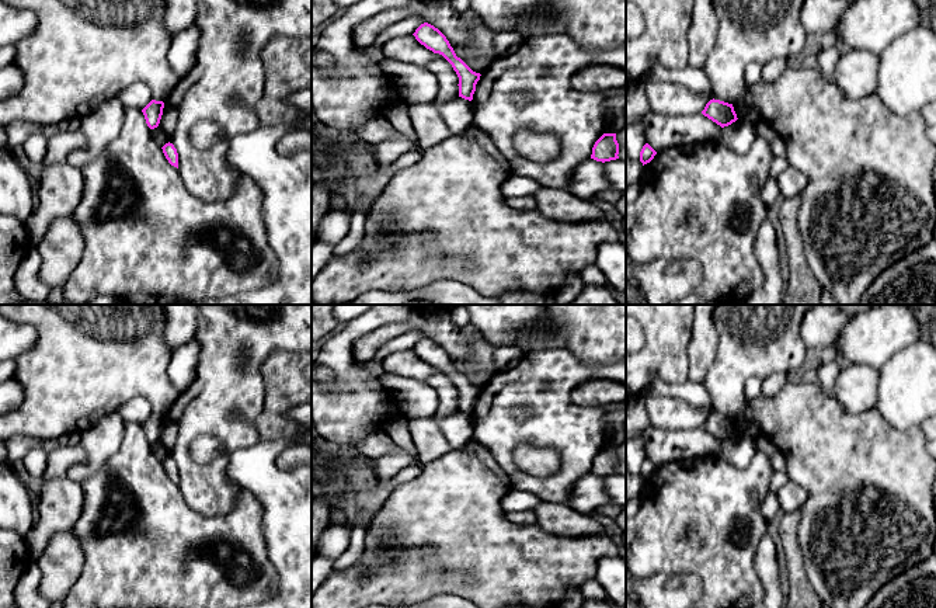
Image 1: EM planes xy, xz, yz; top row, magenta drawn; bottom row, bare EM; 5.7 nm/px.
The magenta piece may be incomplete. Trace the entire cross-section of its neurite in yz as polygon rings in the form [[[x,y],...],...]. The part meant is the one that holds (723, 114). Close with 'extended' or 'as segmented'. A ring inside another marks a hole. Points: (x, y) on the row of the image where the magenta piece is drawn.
[[[714,98],[706,104],[702,114],[717,125],[720,125],[721,128],[728,126],[738,119],[733,104]]] | as segmented

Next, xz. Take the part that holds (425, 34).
[[[424,22],[413,34],[415,39],[434,53],[442,55],[459,77],[459,97],[472,101],[480,73],[473,72],[460,58],[456,56],[446,37],[434,25]]] | as segmented

